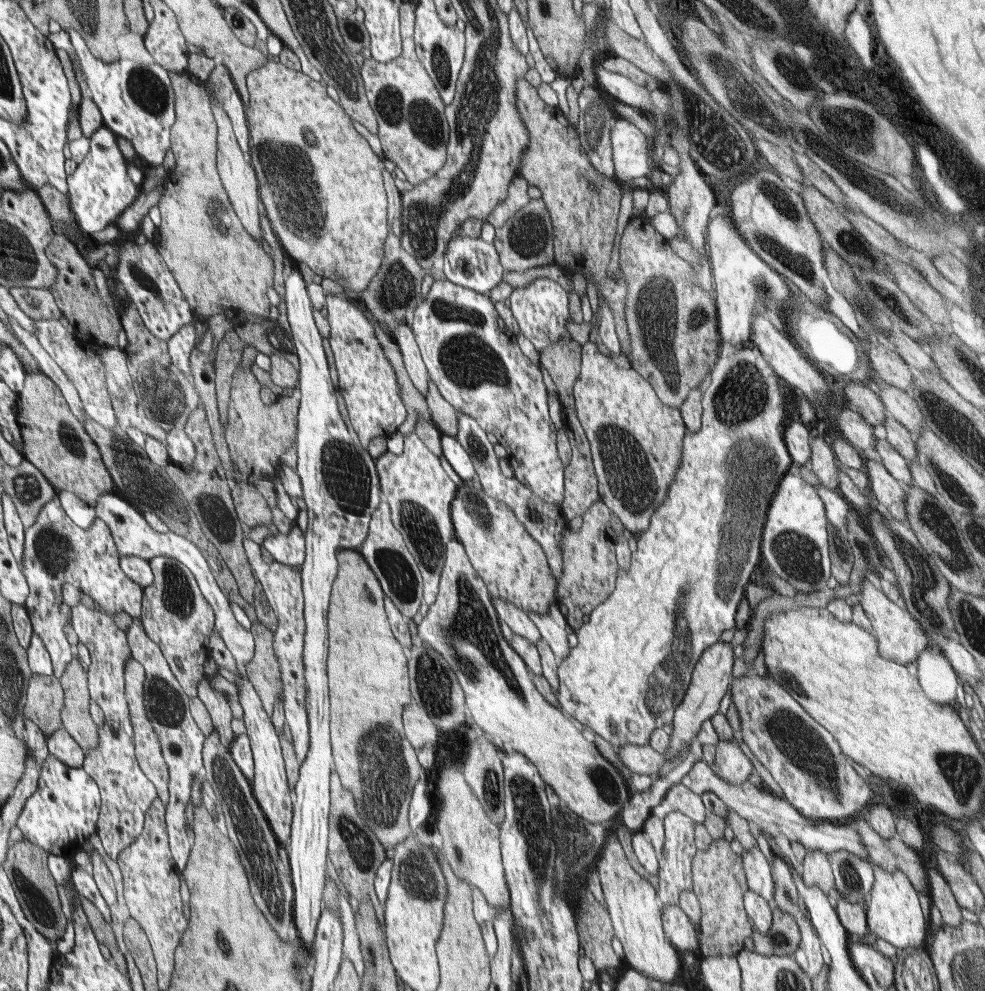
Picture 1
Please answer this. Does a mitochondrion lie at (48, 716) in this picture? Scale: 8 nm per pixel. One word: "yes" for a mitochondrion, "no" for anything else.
no

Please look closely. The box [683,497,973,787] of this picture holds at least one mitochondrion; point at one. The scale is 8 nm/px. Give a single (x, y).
(798, 556)

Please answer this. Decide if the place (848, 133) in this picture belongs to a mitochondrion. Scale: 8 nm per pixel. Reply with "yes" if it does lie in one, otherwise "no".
yes

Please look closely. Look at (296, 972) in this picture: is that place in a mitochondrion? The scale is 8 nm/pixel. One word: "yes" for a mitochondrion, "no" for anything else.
yes

